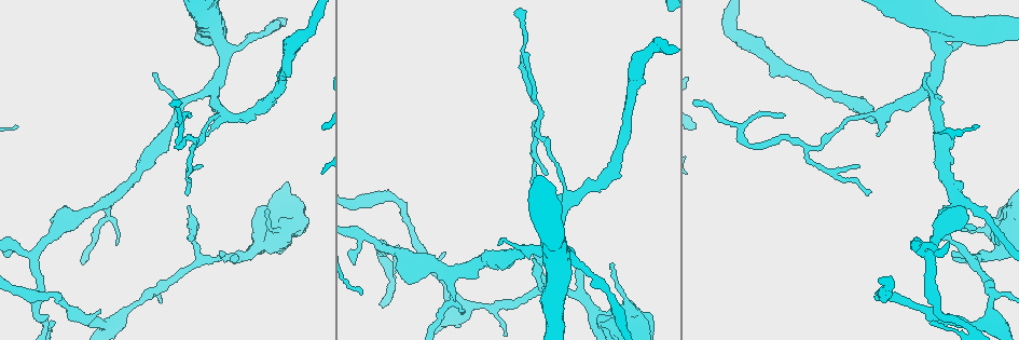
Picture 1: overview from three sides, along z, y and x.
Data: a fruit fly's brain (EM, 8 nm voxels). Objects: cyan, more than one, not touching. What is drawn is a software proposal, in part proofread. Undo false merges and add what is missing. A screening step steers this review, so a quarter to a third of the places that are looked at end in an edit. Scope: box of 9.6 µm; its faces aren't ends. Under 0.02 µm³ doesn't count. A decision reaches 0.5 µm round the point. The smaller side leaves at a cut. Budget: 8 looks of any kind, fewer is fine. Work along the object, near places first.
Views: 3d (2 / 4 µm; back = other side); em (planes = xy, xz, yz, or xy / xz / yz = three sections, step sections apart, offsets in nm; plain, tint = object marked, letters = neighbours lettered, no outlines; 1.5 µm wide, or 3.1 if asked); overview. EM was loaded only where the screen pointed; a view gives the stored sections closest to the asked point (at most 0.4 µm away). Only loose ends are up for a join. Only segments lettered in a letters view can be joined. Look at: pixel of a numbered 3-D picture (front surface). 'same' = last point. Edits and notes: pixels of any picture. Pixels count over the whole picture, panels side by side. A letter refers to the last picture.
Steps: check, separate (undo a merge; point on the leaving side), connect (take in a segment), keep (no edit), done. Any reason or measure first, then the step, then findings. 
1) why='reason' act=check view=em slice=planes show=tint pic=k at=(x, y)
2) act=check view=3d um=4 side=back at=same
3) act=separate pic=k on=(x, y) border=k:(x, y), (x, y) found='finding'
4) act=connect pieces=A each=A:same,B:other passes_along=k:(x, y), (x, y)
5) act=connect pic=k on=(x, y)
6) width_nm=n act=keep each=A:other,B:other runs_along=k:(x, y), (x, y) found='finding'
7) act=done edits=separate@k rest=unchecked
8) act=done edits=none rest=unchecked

why='sharp bend' act=check view=3d um=2 pic=1 at=(53, 297)

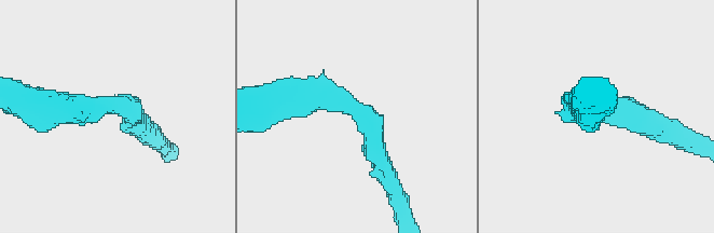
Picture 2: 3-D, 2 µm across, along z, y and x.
why='shape alone is not enough' act=check view=em slice=planes show=letters pic=2 at=(362, 108)

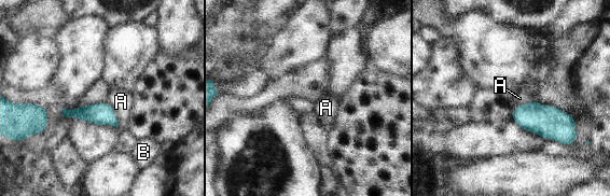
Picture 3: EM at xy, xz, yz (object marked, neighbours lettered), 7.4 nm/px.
width_nm=160 act=keep each=A:other,B:other border=3:(106, 102), (114, 112), (118, 127) found='all the same neuron'

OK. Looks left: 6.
why='branch stops here' act=check view=3d um=4 pic=1 at=(944, 206)

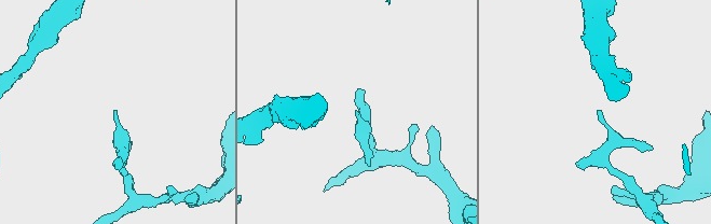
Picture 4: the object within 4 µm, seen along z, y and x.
why='shape alone is not enough' act=check view=em slice=planes show=letters pic=4 at=(114, 110)

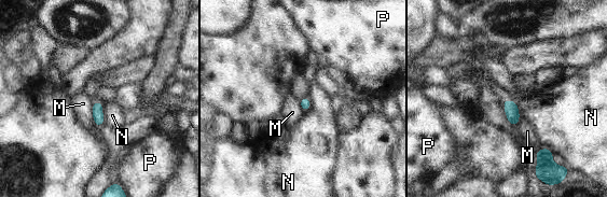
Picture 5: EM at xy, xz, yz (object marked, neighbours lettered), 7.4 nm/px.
act=keep each=M:other,N:other,P:other border=5:(94, 100), (92, 108), (93, 123) found='no lettered segment goes on from it'

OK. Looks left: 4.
why='three-way junction' act=check view=em slice=xy step=8 show=tint pic=1 at=(213, 88)

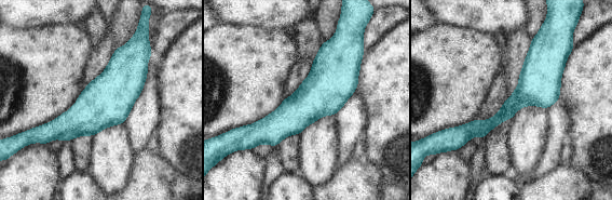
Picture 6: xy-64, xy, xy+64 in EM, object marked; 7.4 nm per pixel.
why='cut it another way' act=check view=em slice=planes show=tint at=same

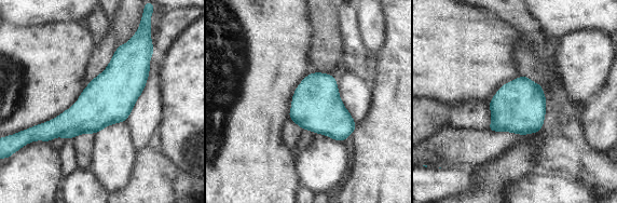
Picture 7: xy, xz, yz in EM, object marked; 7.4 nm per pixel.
why='what lies round it' act=check view=em slice=planes show=letters at=same

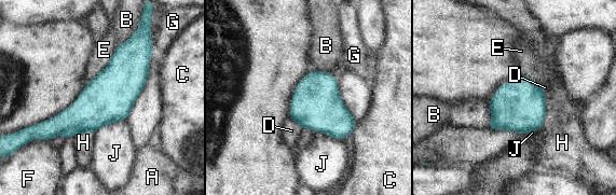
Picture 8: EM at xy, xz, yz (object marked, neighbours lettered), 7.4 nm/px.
longest_contact=E:360nm act=keep each=A:other,B:other,C:other,D:other,E:other,F:other,G:other,H:other,J:other border=8:(124, 120), (111, 122), (94, 133) found='all the same neuron'

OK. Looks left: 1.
act=done edits=none rest=unchecked

